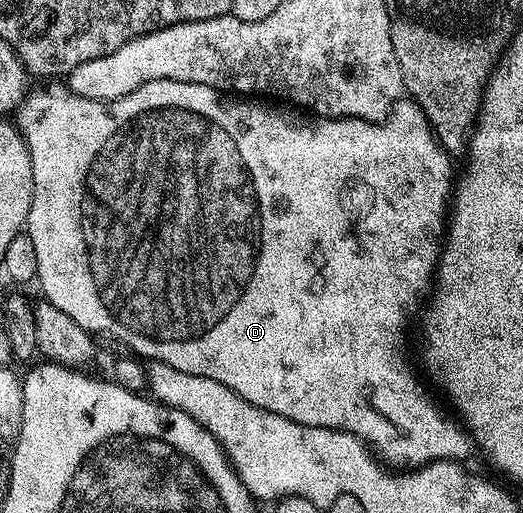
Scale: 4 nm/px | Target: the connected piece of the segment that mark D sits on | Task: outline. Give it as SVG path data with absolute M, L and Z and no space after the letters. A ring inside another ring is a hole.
M154 80L142 84L134 92L130 92L121 98L115 98L112 102L99 102L89 98L78 97L70 92L60 90L36 90L25 97L19 107L18 125L24 134L24 139L30 152L32 161L32 171L34 172L34 196L30 204L28 221L26 223L26 233L29 240L34 244L34 252L38 252L38 286L44 289L43 297L54 308L58 308L74 320L82 329L88 331L93 336L99 334L109 334L112 338L120 338L124 346L129 346L133 355L139 356L144 360L170 364L170 368L178 368L178 372L190 372L190 376L204 376L206 380L218 380L218 384L224 384L242 400L254 404L258 408L266 408L266 412L278 412L278 416L286 416L298 424L307 426L321 426L331 430L344 430L352 434L355 438L371 444L387 461L404 462L409 467L415 468L429 462L443 462L445 460L463 459L464 445L470 442L469 435L465 427L459 421L455 422L452 418L447 418L440 411L440 406L428 395L426 387L420 383L420 378L416 375L416 370L412 367L410 359L404 355L404 346L400 341L404 338L404 329L408 326L408 317L416 310L416 305L420 302L420 290L424 290L428 285L433 285L434 279L438 274L442 247L446 242L446 223L450 218L450 199L454 194L454 178L452 182L452 162L443 146L436 141L435 134L432 133L431 126L428 125L426 116L416 107L416 103L411 100L401 100L392 107L383 123L364 122L361 118L321 118L316 116L304 116L299 118L291 109L285 108L280 104L267 106L264 100L249 100L244 96L229 96L207 86L206 84L194 84L193 82L179 82L178 80ZM380 414L404 437L404 442L388 442L384 434L380 434Z

